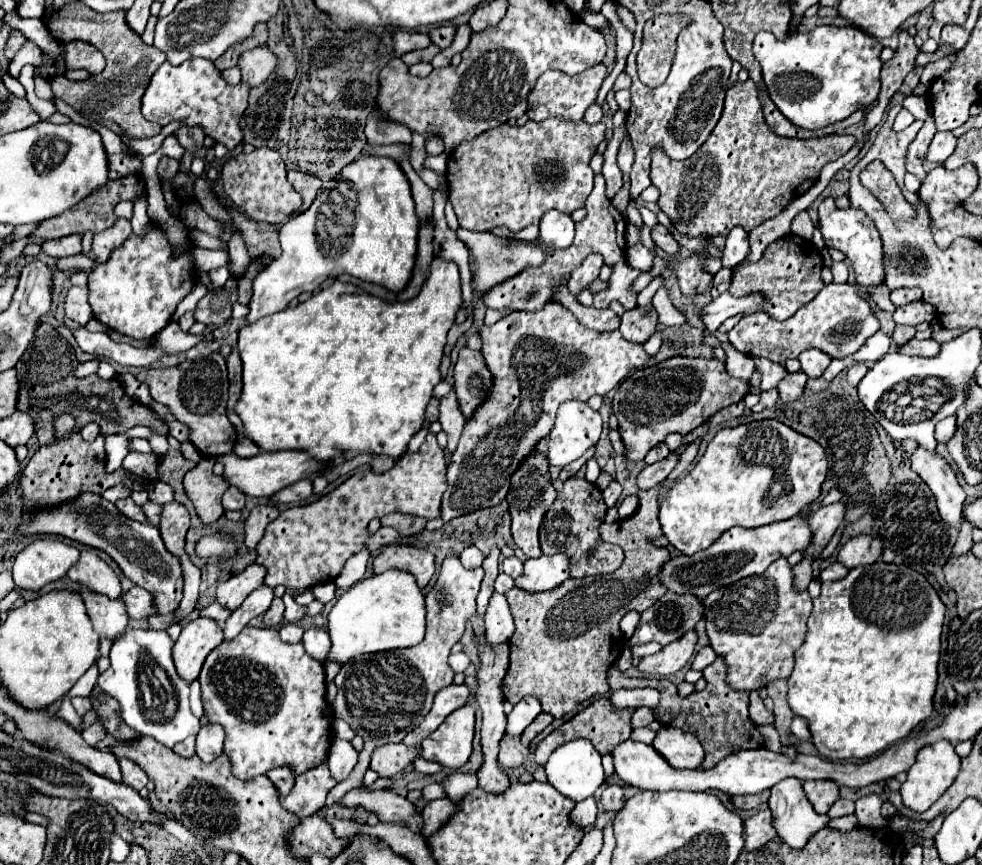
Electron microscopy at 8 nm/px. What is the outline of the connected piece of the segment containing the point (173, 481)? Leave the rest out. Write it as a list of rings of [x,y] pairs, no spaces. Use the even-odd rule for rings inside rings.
[[[170,447],[170,449],[160,457],[160,461],[158,461],[158,479],[160,479],[162,483],[168,483],[168,485],[174,489],[174,499],[176,499],[178,503],[182,503],[182,505],[188,509],[190,515],[196,513],[196,511],[194,511],[190,499],[188,499],[186,493],[184,493],[183,478],[192,467],[196,467],[196,463],[184,459],[184,457],[178,453],[178,449],[172,449],[172,447]]]

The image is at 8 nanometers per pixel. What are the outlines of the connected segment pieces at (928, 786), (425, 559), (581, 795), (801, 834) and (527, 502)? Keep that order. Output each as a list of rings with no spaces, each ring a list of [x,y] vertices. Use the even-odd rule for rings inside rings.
[[[938,741],[938,743],[932,743],[928,747],[924,747],[918,753],[916,763],[910,767],[906,783],[902,783],[902,787],[900,787],[904,807],[912,809],[914,813],[924,813],[954,783],[958,771],[960,771],[960,757],[956,755],[954,747],[948,741]]]
[[[388,545],[384,551],[374,557],[374,575],[384,573],[388,569],[400,569],[412,573],[420,589],[428,585],[434,575],[434,555],[420,547],[406,547],[406,545]]]
[[[576,739],[558,747],[546,761],[544,769],[546,769],[548,783],[562,795],[570,797],[572,801],[584,801],[604,783],[604,769],[600,763],[600,753],[592,747],[592,743],[588,743],[588,739]]]
[[[784,779],[770,791],[768,807],[772,811],[772,827],[788,847],[804,847],[806,841],[828,823],[828,815],[818,815],[812,809],[800,779]]]
[[[534,451],[514,473],[514,485],[510,485],[510,491],[506,497],[510,505],[510,515],[512,515],[512,537],[526,557],[542,555],[540,543],[538,543],[538,527],[544,519],[546,509],[554,503],[554,499],[556,499],[556,491],[552,487],[552,479],[548,473],[548,459]]]

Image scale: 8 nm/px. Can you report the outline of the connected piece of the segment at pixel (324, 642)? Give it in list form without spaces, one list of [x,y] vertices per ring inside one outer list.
[[[310,627],[304,631],[304,637],[302,637],[302,645],[306,649],[306,653],[312,657],[312,659],[318,659],[318,661],[324,661],[326,659],[326,653],[330,649],[330,637],[326,631],[318,629],[318,627]]]

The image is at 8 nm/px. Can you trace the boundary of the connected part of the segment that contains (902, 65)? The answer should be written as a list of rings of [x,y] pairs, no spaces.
[[[900,31],[898,49],[896,49],[894,57],[882,65],[882,77],[880,77],[882,91],[878,97],[878,105],[866,113],[866,127],[864,127],[866,133],[870,133],[882,121],[882,115],[884,115],[892,95],[898,91],[898,87],[902,85],[906,75],[912,71],[916,55],[918,55],[918,47],[914,45],[912,35],[908,35],[908,31]]]

